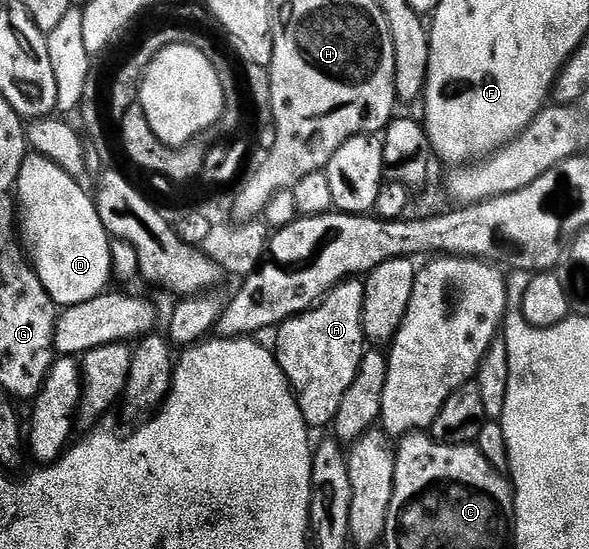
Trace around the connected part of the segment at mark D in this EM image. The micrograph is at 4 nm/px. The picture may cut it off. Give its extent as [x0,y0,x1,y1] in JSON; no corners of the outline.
[16,154,112,309]

